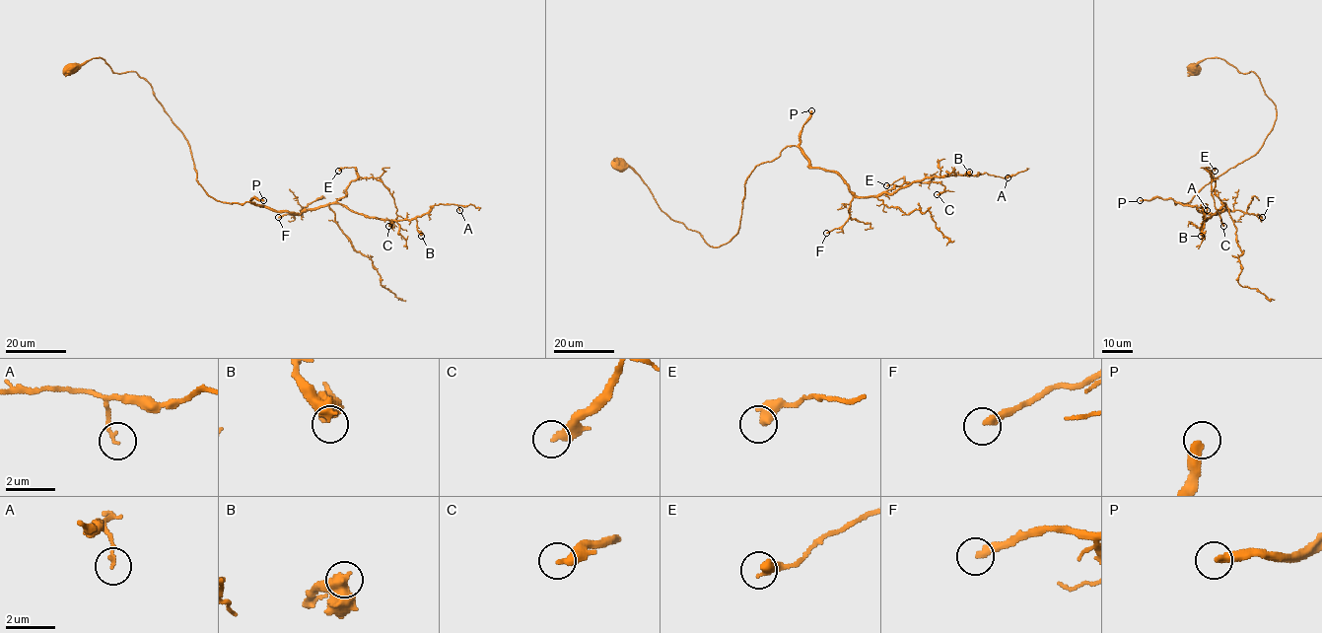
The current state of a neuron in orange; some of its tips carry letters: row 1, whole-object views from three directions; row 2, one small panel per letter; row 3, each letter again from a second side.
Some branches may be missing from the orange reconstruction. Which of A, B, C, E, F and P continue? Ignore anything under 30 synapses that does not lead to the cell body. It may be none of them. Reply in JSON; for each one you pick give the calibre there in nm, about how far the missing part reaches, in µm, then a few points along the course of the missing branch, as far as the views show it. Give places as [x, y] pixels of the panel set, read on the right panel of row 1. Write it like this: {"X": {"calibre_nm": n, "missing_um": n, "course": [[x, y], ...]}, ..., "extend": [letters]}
{"P": {"calibre_nm": 360, "missing_um": 190}, "extend": ["P"]}

